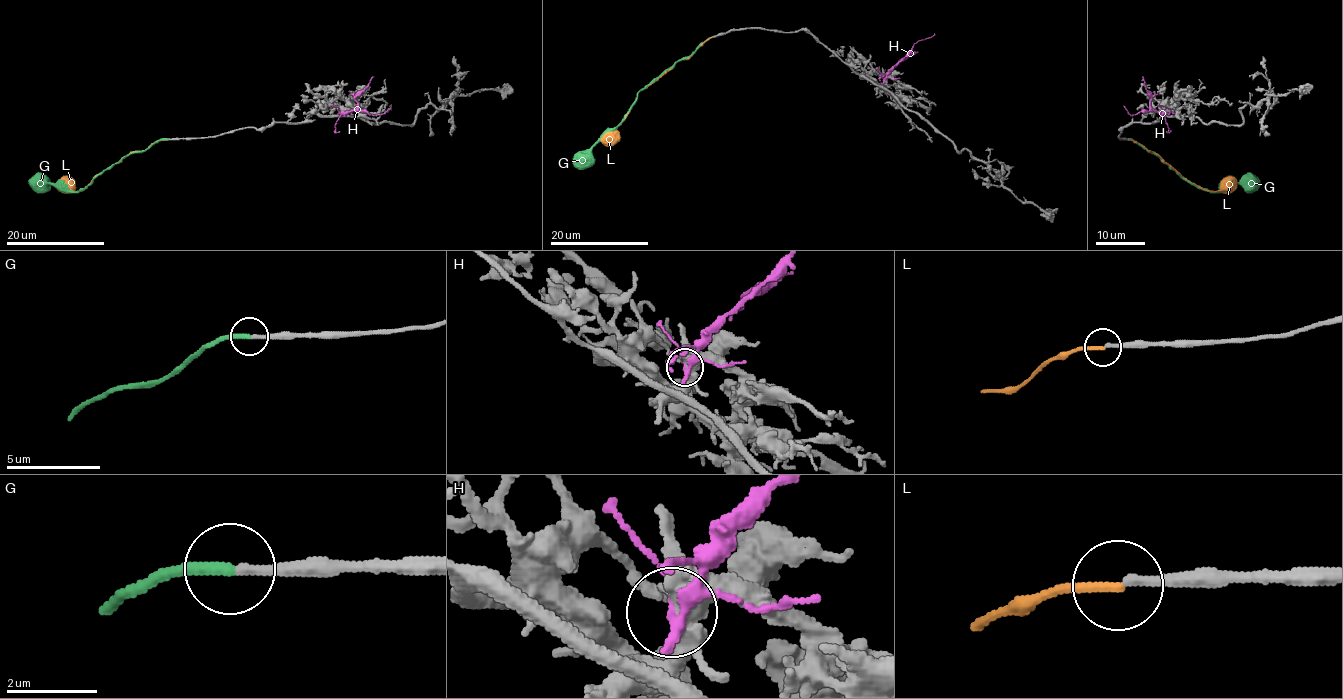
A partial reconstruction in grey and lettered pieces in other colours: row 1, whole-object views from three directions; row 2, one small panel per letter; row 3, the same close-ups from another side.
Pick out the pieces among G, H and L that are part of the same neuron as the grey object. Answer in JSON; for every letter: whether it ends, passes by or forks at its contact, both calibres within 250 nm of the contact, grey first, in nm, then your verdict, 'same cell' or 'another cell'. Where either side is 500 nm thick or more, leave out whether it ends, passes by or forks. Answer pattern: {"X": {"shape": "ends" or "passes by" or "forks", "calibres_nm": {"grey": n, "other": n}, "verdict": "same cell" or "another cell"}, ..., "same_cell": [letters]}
{"G": {"shape": "ends", "calibres_nm": {"grey": 220, "other": 240}, "verdict": "same cell"}, "H": {"calibres_nm": {"grey": 550, "other": 220}, "verdict": "another cell"}, "L": {"shape": "ends", "calibres_nm": {"grey": 220, "other": 180}, "verdict": "another cell"}, "same_cell": ["G"]}

